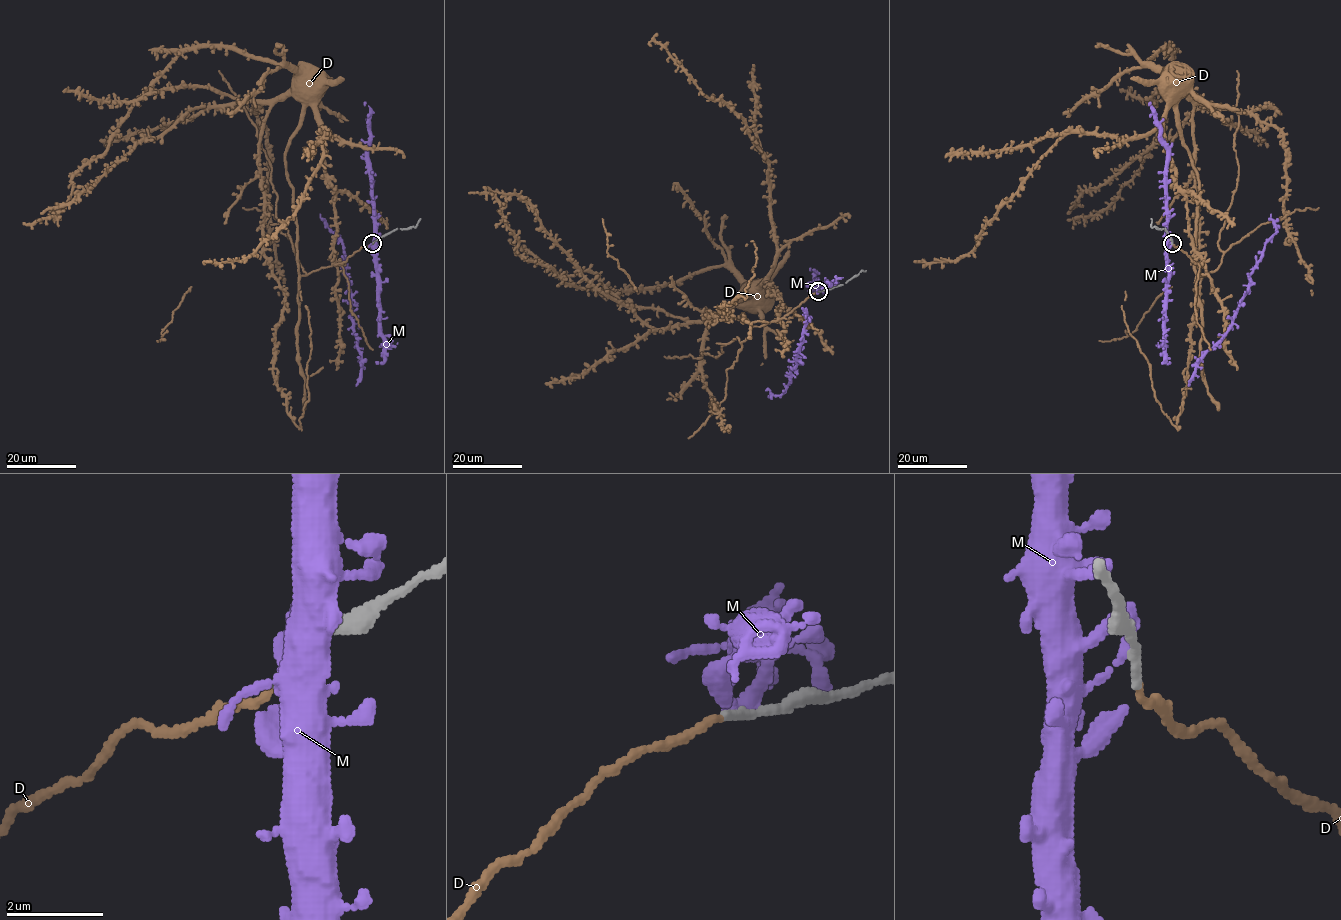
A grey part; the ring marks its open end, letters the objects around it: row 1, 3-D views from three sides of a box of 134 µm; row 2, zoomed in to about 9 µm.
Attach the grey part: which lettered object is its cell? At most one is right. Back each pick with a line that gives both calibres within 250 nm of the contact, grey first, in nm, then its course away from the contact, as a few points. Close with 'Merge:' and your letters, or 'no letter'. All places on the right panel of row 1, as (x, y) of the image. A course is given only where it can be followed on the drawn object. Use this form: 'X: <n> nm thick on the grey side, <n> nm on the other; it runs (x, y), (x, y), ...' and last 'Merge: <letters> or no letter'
D: 160 nm thick on the grey side, 150 nm on the other; it runs (1172, 243), (1194, 263), (1200, 263), (1189, 233), (1186, 195), (1176, 182), (1173, 161), (1165, 149), (1167, 79)
Merge: D

